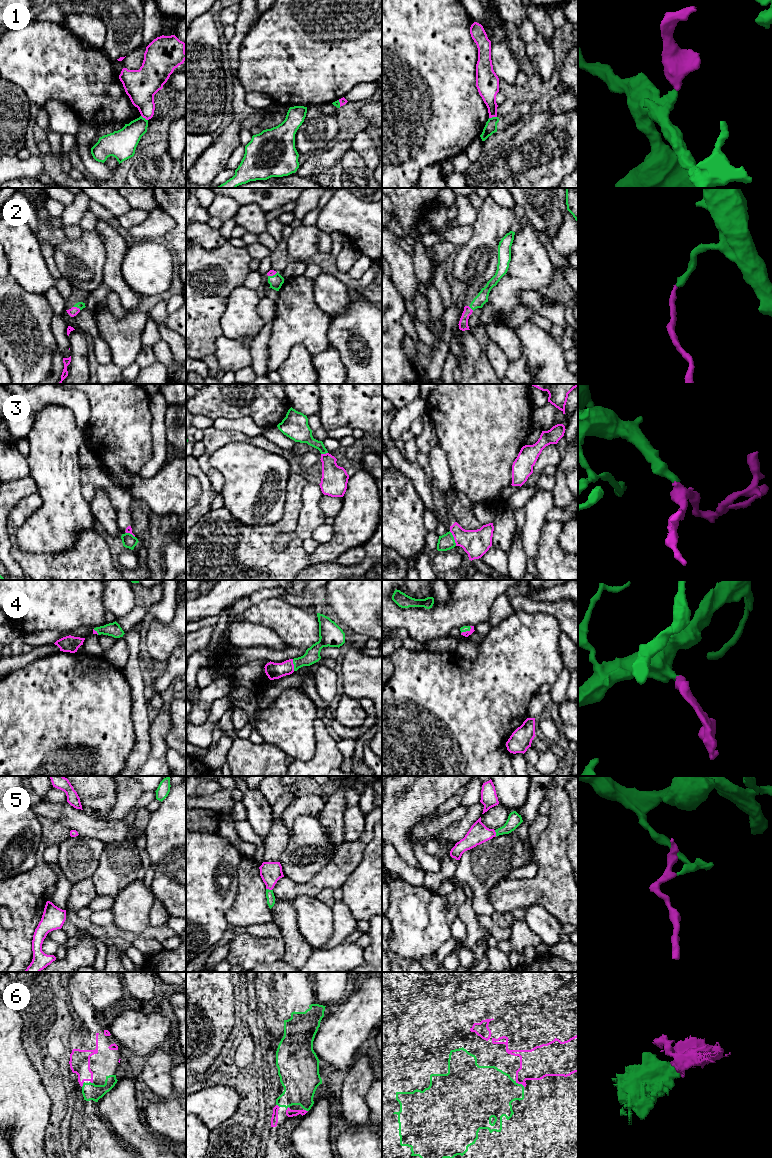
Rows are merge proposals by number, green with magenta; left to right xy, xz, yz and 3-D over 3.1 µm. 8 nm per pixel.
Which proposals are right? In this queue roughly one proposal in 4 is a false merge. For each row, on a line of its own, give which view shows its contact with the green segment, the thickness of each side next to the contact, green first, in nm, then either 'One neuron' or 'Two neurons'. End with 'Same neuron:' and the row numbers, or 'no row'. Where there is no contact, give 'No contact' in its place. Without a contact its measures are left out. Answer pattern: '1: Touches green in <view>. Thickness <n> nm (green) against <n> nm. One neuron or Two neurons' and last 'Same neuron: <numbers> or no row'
1: Touches green in yz. Thickness 100 nm (green) against 170 nm. Two neurons
2: Touches green in xy. Thickness 60 nm (green) against 70 nm. One neuron
3: Touches green in yz. Thickness 130 nm (green) against 220 nm. One neuron
4: Touches green in xz. Thickness 120 nm (green) against 130 nm. One neuron
5: Touches green in xz. Thickness 70 nm (green) against 170 nm. One neuron
6: Touches green in yz. Thickness 380 nm (green) against 260 nm. One neuron
Same neuron: 2, 3, 4, 5, 6

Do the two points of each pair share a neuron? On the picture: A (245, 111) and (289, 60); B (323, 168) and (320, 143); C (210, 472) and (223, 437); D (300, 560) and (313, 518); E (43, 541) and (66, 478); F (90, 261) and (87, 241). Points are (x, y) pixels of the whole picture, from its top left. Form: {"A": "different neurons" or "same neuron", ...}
{"A": "different neurons", "B": "different neurons", "C": "same neuron", "D": "different neurons", "E": "same neuron", "F": "same neuron"}

